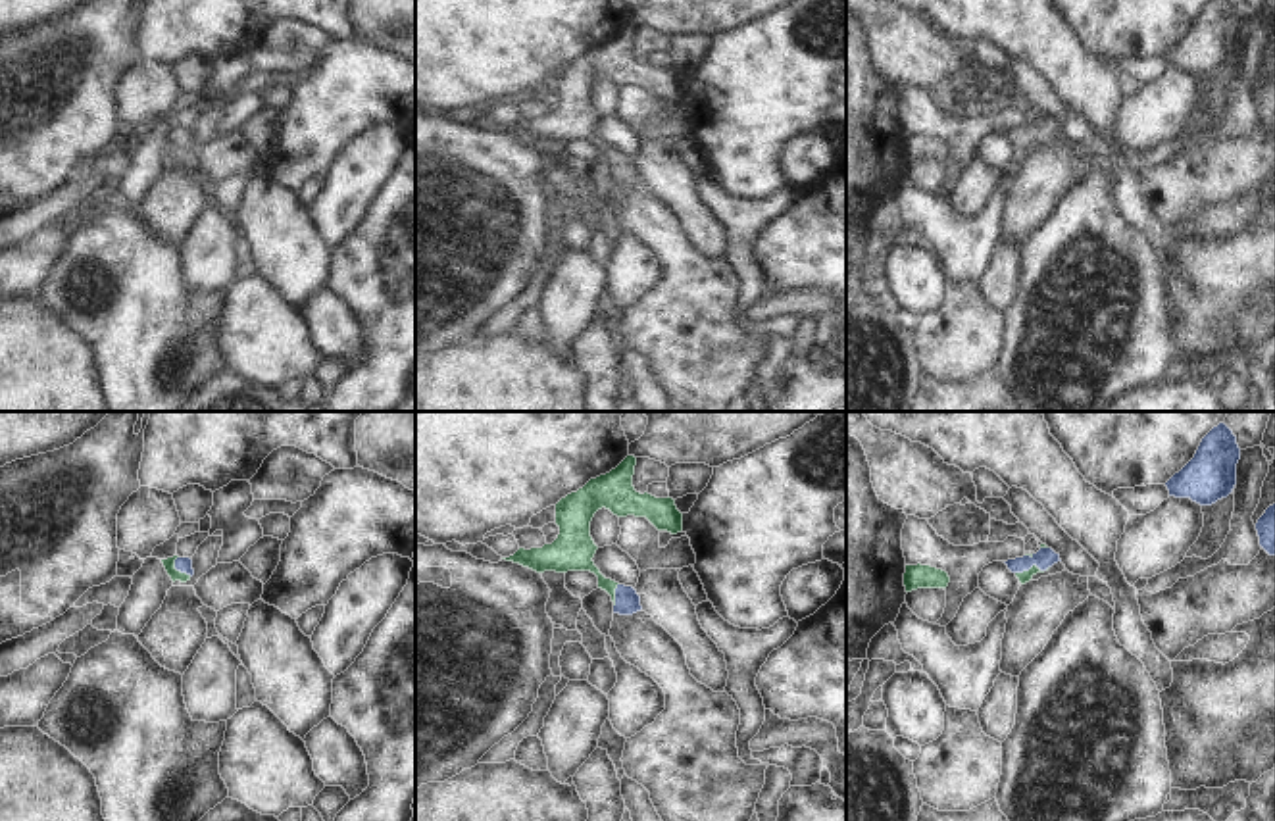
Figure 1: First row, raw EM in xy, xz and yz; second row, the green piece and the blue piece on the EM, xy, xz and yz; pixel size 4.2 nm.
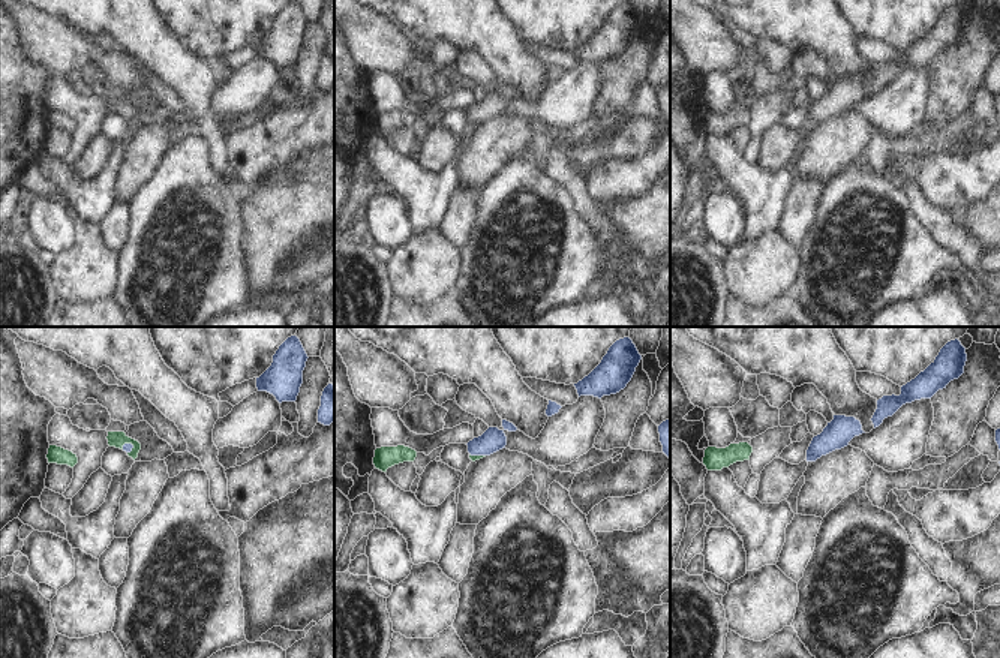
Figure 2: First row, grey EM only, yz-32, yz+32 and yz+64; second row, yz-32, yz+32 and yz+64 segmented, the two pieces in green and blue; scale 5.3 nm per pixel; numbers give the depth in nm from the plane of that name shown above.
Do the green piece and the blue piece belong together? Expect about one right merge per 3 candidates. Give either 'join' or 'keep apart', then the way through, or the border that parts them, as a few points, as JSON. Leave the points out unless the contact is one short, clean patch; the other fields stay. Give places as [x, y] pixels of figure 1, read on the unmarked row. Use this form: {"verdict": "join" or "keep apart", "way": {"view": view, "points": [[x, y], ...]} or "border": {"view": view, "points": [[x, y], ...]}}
{"verdict": "join", "way": {"view": "yz", "points": [[1024, 147], [1033, 135], [1045, 127]]}}

